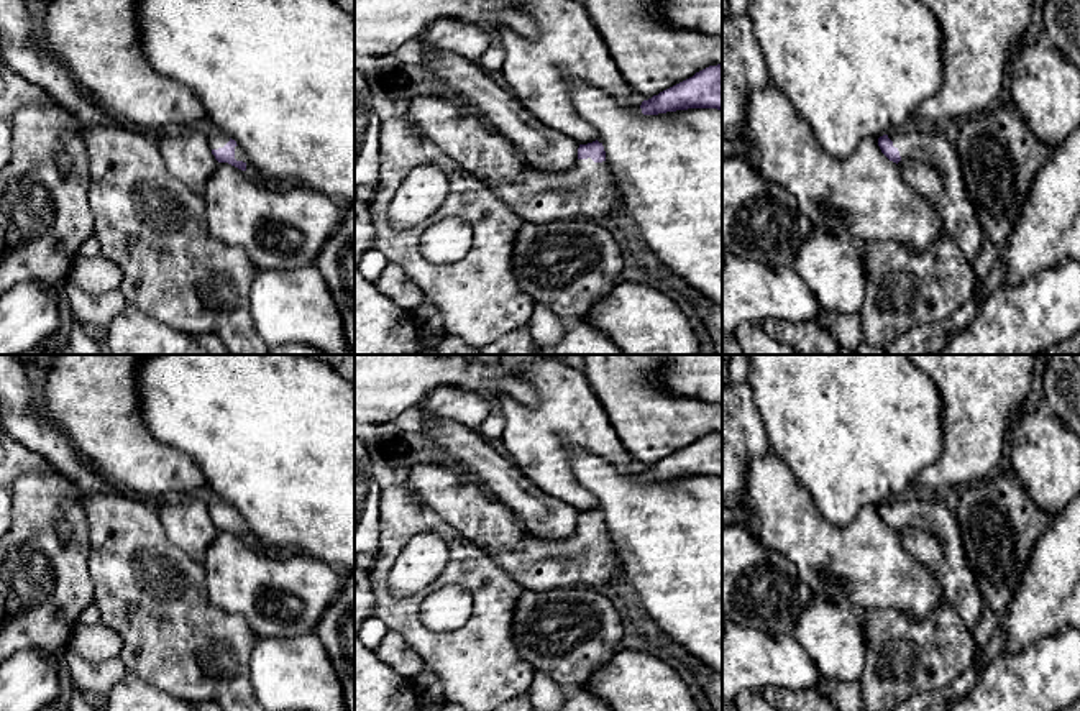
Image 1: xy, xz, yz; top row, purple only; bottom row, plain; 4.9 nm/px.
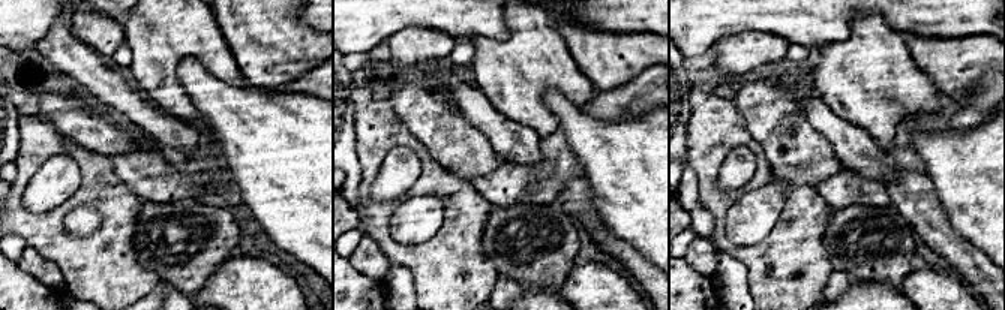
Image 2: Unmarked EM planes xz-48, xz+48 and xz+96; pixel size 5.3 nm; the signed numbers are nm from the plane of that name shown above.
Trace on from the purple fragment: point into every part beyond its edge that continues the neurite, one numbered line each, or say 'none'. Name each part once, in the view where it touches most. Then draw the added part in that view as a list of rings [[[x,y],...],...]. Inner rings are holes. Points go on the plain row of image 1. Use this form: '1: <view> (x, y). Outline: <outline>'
1: xz (586, 559). Outline: [[[578,527],[576,534],[563,542],[545,540],[527,534],[514,550],[489,552],[494,562],[524,589],[550,591],[553,588],[576,588],[607,583],[619,568],[620,557],[606,529]]]

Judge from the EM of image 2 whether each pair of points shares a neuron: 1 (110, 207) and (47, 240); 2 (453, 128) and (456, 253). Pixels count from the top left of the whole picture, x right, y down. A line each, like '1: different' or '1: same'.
1: same
2: different

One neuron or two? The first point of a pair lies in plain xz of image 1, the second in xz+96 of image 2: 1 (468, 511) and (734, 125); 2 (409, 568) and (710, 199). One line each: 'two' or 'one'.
1: two
2: two

